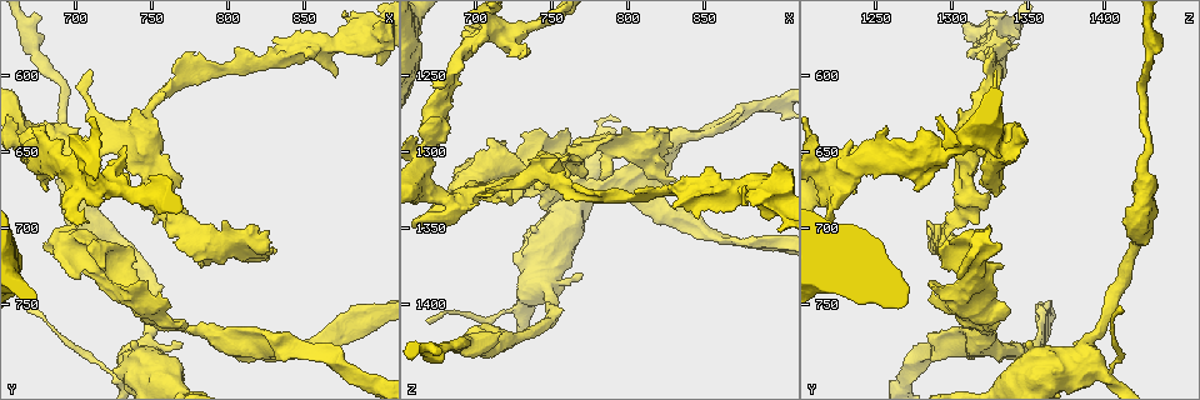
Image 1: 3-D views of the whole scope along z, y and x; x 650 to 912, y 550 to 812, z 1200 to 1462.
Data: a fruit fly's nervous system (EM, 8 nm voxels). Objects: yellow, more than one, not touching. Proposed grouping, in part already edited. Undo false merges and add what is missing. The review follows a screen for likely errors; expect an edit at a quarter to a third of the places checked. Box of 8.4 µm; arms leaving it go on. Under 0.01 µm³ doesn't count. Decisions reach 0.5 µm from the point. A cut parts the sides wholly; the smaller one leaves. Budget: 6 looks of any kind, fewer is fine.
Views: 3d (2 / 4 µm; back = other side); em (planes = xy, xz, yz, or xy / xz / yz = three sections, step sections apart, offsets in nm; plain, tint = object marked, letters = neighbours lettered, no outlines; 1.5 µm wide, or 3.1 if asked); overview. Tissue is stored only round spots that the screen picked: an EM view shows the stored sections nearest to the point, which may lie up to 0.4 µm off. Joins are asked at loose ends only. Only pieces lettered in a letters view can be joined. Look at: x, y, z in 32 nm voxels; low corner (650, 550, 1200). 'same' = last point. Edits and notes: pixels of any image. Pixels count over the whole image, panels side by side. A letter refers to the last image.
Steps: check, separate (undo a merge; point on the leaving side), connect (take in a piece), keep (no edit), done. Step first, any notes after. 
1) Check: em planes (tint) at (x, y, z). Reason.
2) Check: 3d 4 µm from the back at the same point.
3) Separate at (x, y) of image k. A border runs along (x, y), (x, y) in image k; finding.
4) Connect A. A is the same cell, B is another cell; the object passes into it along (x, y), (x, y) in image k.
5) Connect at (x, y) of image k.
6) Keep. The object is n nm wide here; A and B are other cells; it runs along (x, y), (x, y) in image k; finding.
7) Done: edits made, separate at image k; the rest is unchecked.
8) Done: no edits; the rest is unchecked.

Check: 3d 4 µm at (688, 656, 1242). Arms run side by side.

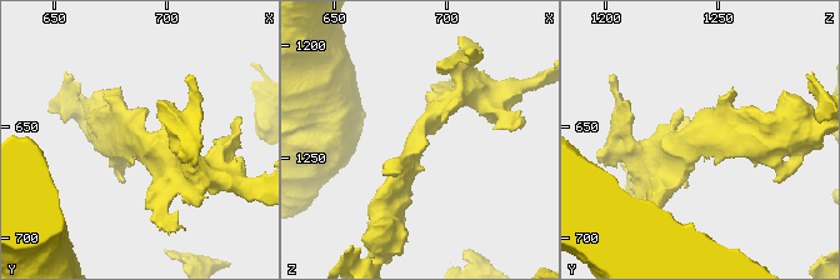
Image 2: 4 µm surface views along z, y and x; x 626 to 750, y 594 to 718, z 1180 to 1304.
Check: em xy step 8 (letters) at (688, 655, 1243). 4 arms meet here.

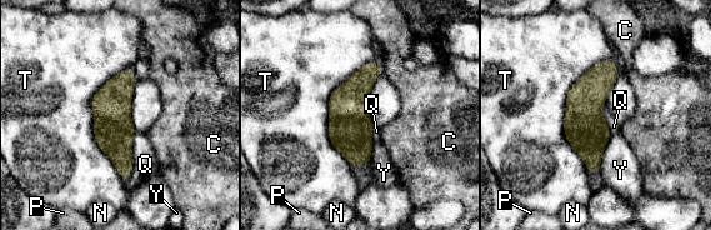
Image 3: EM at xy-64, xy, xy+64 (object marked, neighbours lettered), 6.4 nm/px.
Check: em planes (letters) at the same point.

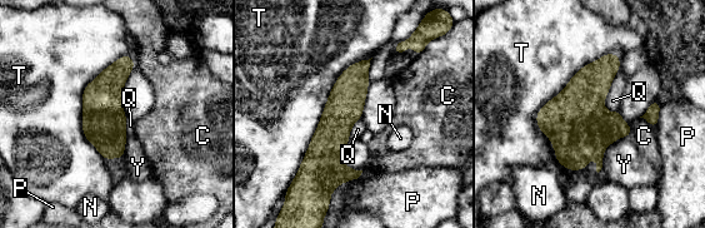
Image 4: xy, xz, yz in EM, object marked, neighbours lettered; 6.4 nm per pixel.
Keep. The longest contact is with T, 800 nm; C, N, P, Q, T and Y are other cells; it runs along (366, 63), (329, 139), (329, 182) in image 4; continuous, no second neuron.

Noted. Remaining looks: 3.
Check: em xy step 8 (letters) at (680, 714, 1332).

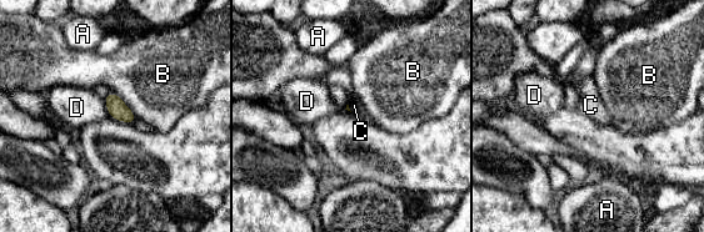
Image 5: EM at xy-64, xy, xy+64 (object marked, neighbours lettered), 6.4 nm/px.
Check: em planes (letters) at the same point.

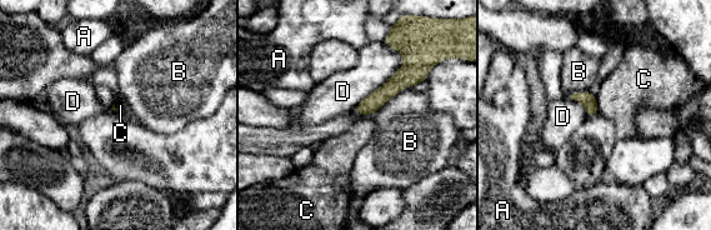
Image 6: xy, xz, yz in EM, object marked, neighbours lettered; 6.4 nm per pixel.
Keep. A, B, C and D are other cells; it runs along (421, 78), (404, 78), (359, 109) in image 6; none of them fits.

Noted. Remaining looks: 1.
Done: no edits; the rest is unchecked.

